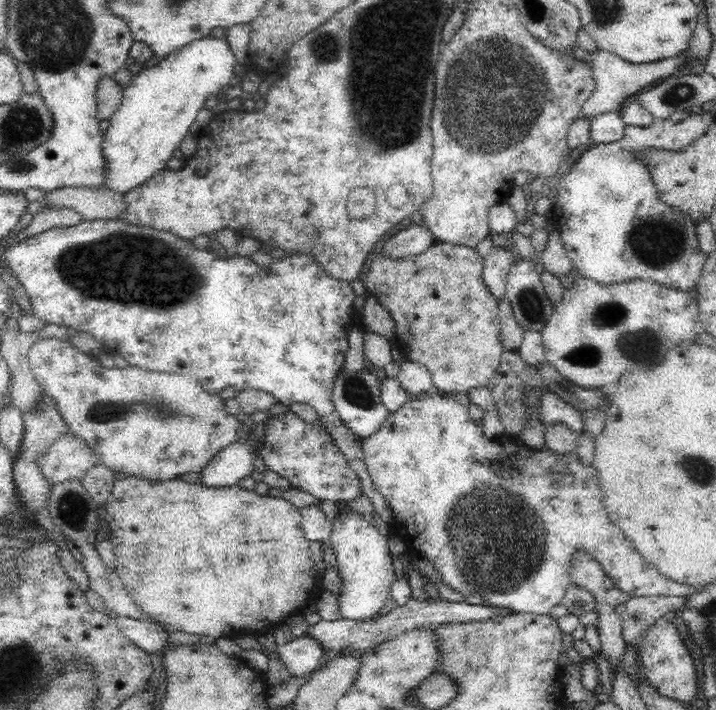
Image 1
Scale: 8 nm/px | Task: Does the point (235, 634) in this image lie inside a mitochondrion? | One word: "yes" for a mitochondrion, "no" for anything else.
no

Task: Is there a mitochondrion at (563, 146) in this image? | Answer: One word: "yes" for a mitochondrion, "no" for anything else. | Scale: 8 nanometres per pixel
no

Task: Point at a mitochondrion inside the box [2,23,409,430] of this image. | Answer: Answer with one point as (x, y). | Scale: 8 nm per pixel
(138, 268)

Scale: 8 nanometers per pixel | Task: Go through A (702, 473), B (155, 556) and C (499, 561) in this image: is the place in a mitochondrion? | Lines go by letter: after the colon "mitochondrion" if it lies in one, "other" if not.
A: mitochondrion
B: other
C: mitochondrion

